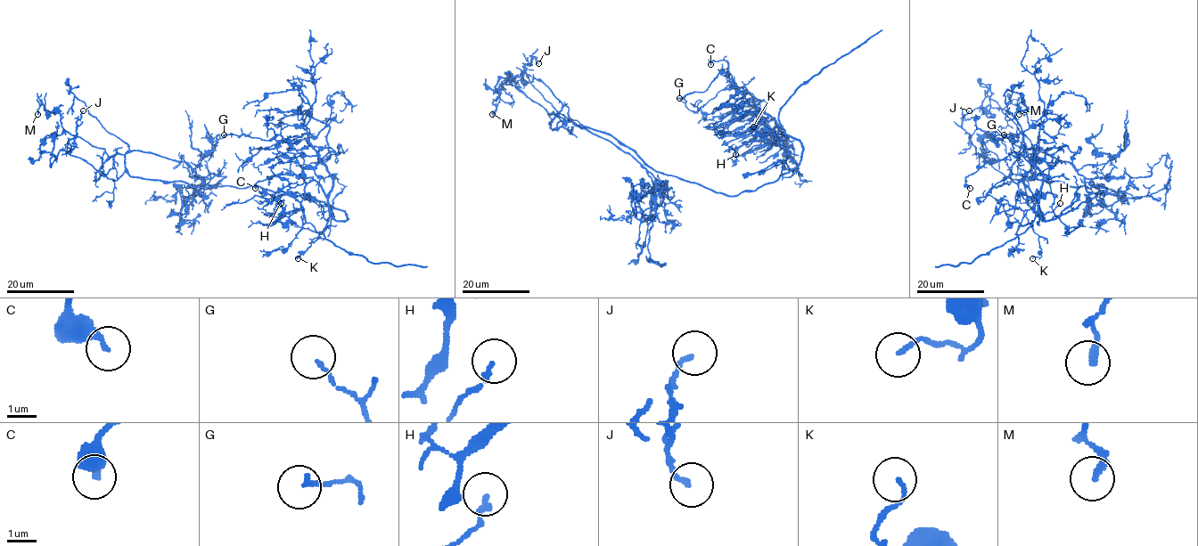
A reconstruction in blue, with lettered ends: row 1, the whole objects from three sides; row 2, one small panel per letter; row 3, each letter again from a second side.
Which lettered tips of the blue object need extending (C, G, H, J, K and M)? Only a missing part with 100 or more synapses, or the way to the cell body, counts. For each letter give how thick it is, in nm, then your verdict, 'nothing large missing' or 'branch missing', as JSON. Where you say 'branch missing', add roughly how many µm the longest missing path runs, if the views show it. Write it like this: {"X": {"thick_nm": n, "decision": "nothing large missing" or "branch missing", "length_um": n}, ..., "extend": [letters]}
{"C": {"thick_nm": 300, "decision": "nothing large missing"}, "G": {"thick_nm": 130, "decision": "nothing large missing"}, "H": {"thick_nm": 180, "decision": "nothing large missing"}, "J": {"thick_nm": 150, "decision": "nothing large missing"}, "K": {"thick_nm": 130, "decision": "nothing large missing"}, "M": {"thick_nm": 240, "decision": "nothing large missing"}, "extend": []}

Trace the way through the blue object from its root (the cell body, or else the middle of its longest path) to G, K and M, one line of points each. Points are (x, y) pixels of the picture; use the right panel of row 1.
G: (1089, 188), (1101, 191), (1043, 220), (1043, 175), (1025, 158), (1021, 134), (992, 140), (1017, 135), (1004, 134)
K: (1089, 188), (1101, 191), (1043, 220), (1037, 198), (1018, 182), (1016, 206), (1041, 248), (1040, 257), (1032, 258)
M: (1089, 188), (1032, 176), (1031, 154), (1003, 135), (984, 110), (1012, 103), (1019, 114)

